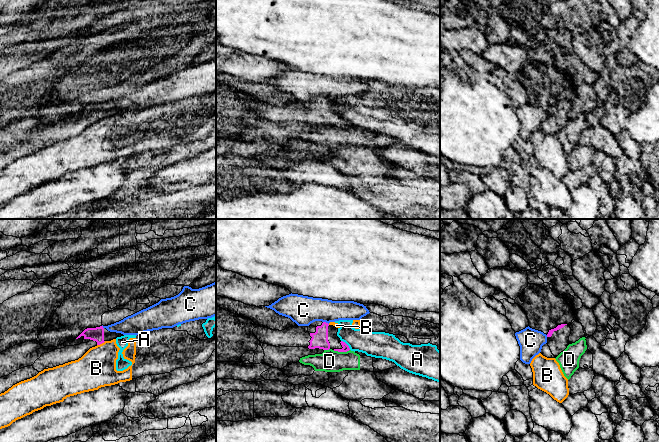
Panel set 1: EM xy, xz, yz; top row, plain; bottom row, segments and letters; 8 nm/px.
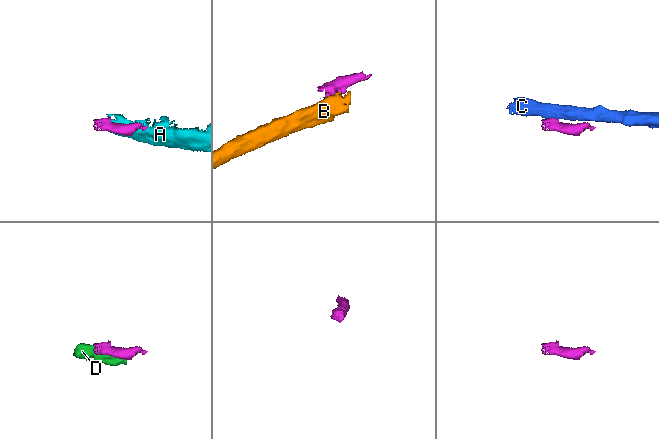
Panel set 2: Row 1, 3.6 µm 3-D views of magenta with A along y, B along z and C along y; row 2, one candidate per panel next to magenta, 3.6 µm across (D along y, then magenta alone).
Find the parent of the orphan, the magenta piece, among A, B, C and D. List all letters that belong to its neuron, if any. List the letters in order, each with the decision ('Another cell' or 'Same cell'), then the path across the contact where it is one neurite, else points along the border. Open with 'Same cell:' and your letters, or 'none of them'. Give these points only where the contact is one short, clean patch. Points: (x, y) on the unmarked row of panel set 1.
Same cell: none of them
A: Another cell
B: Another cell. Boundary: xy (105, 117), (97, 121)
C: Another cell
D: Another cell. Boundary: xz (349, 125), (346, 127), (333, 126)

